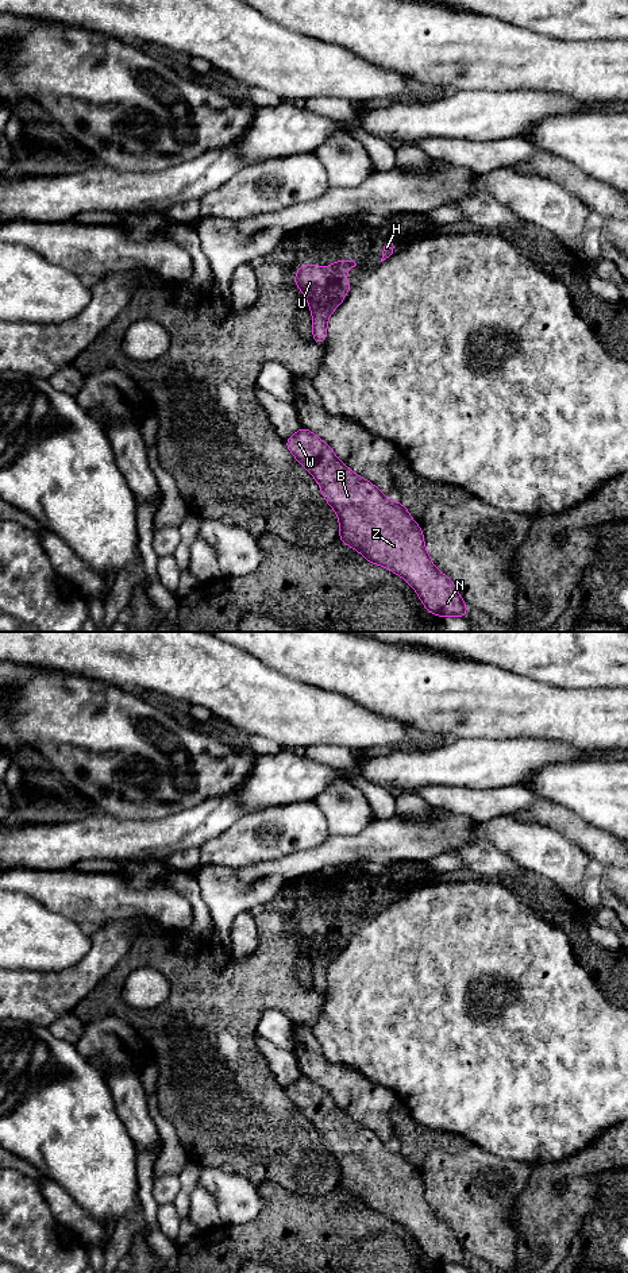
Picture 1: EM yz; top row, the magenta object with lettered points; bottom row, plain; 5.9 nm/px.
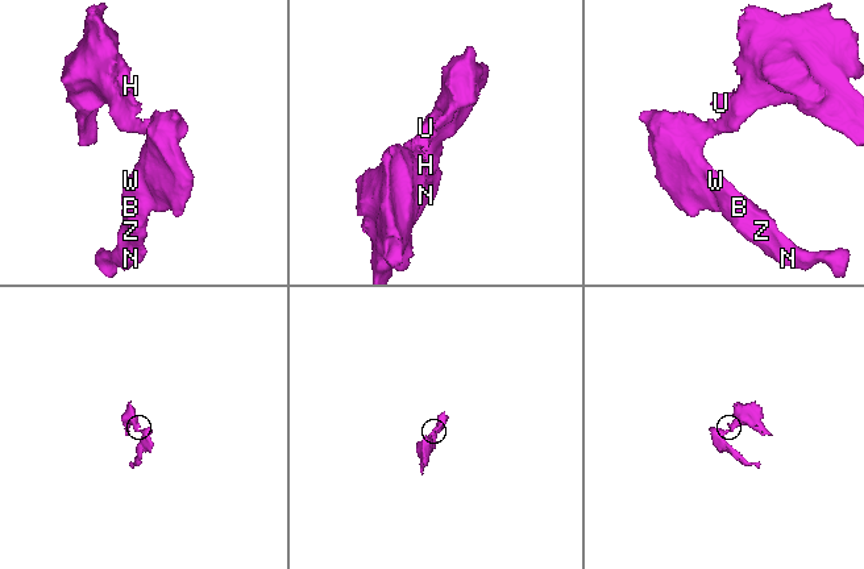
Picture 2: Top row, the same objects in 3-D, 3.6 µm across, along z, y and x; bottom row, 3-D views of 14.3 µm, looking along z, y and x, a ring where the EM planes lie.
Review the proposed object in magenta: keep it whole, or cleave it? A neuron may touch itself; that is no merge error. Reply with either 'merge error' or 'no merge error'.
no merge error

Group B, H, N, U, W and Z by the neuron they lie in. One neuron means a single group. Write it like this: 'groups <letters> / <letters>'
groups B H N U W Z

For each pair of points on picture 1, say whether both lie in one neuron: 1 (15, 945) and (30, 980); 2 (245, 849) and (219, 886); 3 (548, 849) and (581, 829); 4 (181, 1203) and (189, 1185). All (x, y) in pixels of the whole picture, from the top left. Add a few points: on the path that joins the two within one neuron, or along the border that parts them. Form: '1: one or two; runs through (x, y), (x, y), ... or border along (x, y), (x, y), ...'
1: two; border along (14, 968), (57, 972)
2: two; border along (264, 860), (243, 867), (201, 865)
3: two; border along (538, 824), (558, 830), (576, 843), (590, 859)
4: one; runs through (182, 1199), (185, 1189)

